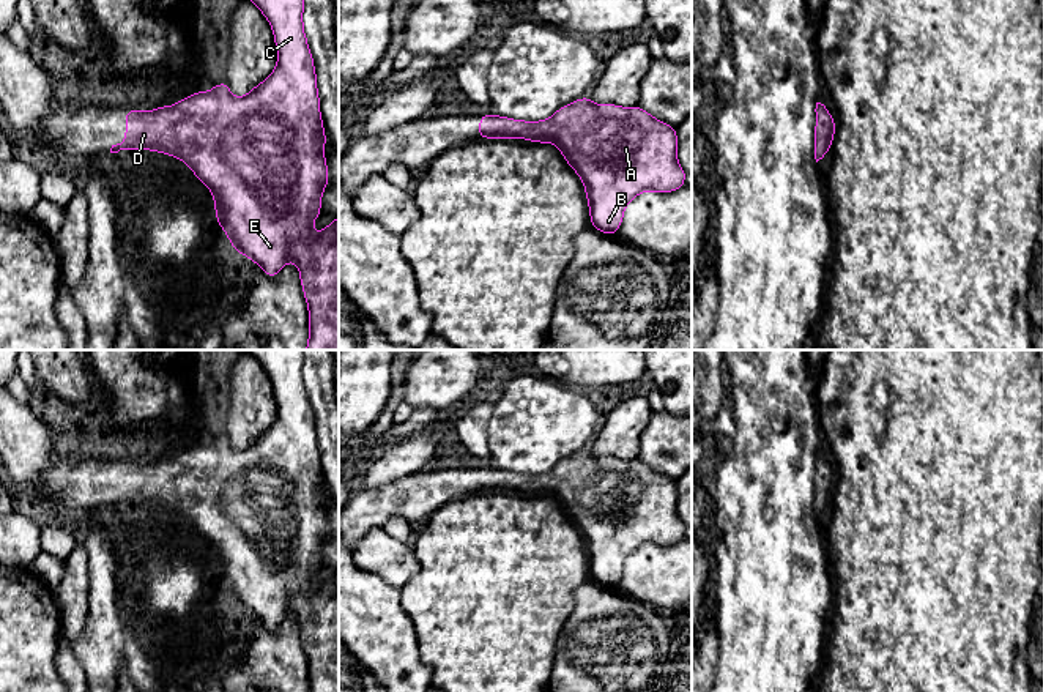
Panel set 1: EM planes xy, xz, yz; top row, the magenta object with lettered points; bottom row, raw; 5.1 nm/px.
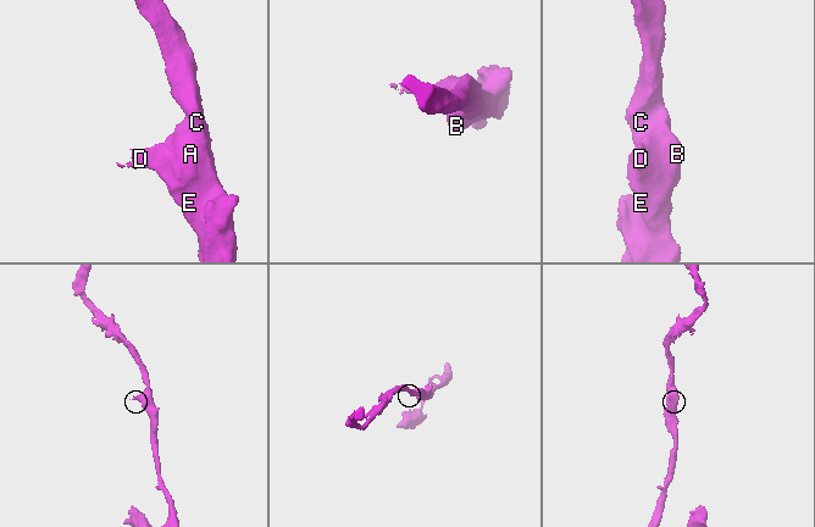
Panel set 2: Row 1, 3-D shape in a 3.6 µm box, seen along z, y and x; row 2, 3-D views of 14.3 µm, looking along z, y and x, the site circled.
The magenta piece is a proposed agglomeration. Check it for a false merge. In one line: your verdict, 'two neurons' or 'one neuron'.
one neuron

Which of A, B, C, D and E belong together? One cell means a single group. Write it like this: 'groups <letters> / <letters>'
groups A B C D E

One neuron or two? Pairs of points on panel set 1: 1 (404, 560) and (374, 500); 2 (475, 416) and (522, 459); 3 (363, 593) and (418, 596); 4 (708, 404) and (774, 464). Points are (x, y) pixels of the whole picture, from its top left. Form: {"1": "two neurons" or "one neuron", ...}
{"1": "two neurons", "2": "two neurons", "3": "two neurons", "4": "two neurons"}

